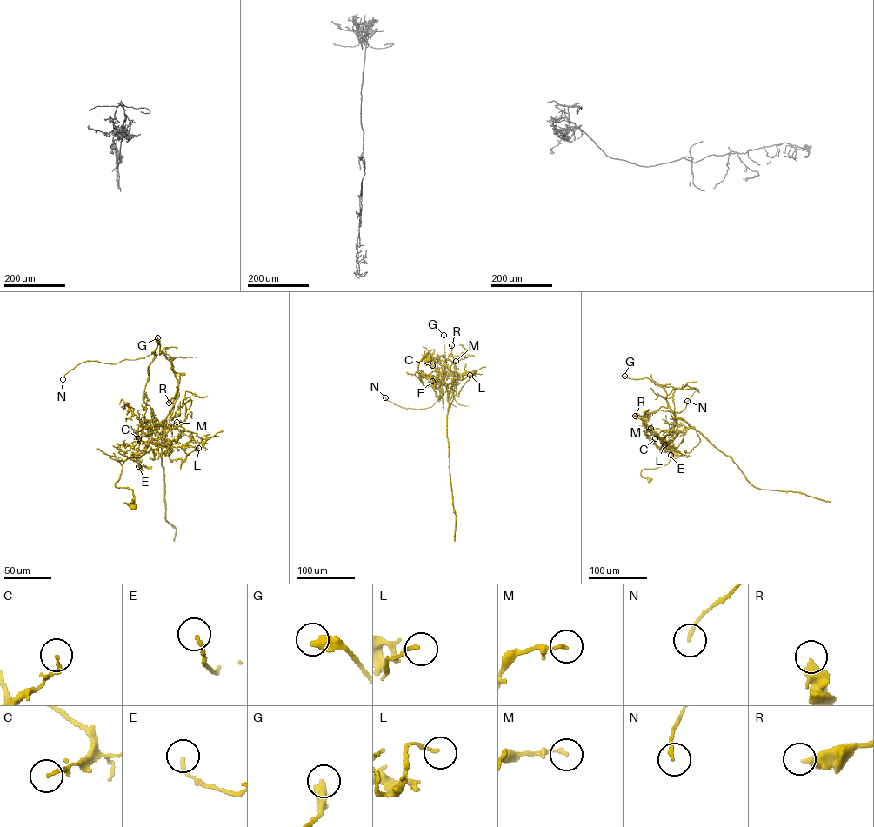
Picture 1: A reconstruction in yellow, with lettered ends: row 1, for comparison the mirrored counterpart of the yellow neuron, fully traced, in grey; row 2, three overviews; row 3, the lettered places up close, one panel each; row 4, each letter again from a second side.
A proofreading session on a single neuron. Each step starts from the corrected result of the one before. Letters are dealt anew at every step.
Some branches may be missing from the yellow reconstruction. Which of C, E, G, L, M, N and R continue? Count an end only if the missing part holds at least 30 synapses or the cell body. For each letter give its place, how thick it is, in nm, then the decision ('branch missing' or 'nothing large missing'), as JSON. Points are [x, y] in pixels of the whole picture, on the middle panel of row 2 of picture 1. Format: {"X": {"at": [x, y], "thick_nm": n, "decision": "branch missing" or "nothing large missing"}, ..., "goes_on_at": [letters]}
{"C": {"at": [432, 365], "thick_nm": 150, "decision": "nothing large missing"}, "E": {"at": [432, 381], "thick_nm": 140, "decision": "nothing large missing"}, "G": {"at": [443, 335], "thick_nm": 440, "decision": "nothing large missing"}, "L": {"at": [470, 375], "thick_nm": 150, "decision": "nothing large missing"}, "M": {"at": [456, 361], "thick_nm": 100, "decision": "nothing large missing"}, "N": {"at": [385, 397], "thick_nm": 140, "decision": "nothing large missing"}, "R": {"at": [451, 345], "thick_nm": 440, "decision": "nothing large missing"}, "goes_on_at": []}

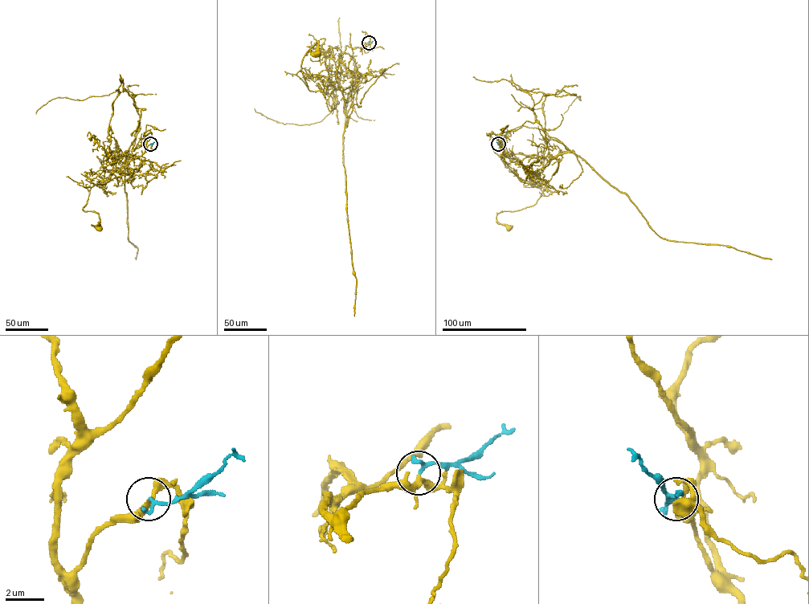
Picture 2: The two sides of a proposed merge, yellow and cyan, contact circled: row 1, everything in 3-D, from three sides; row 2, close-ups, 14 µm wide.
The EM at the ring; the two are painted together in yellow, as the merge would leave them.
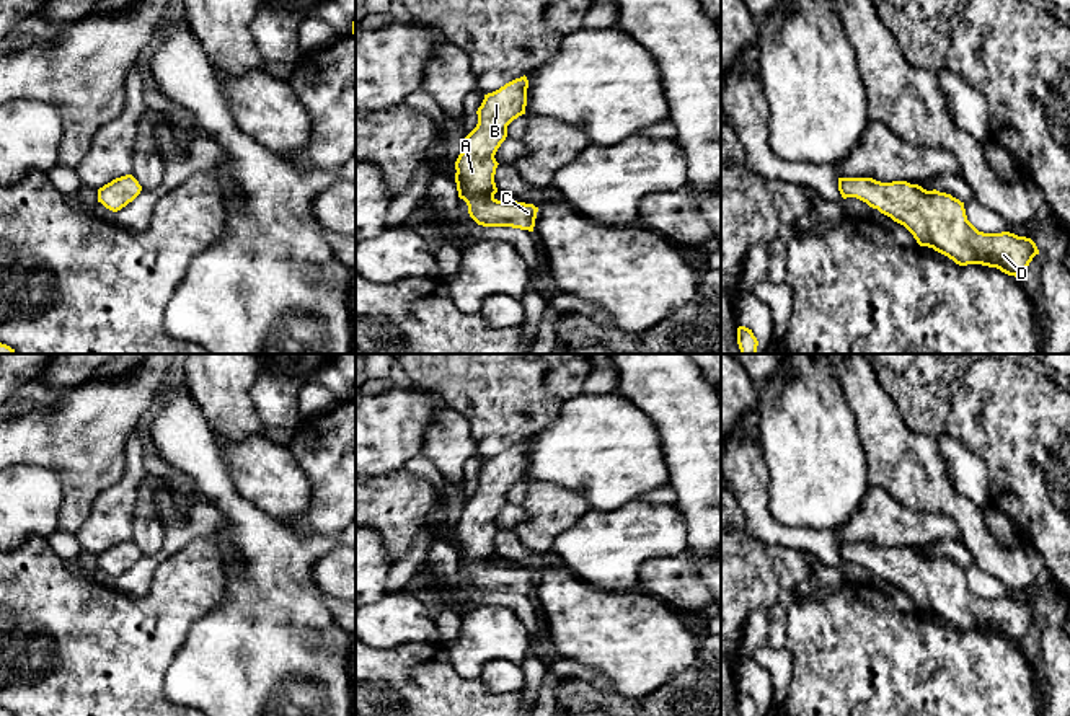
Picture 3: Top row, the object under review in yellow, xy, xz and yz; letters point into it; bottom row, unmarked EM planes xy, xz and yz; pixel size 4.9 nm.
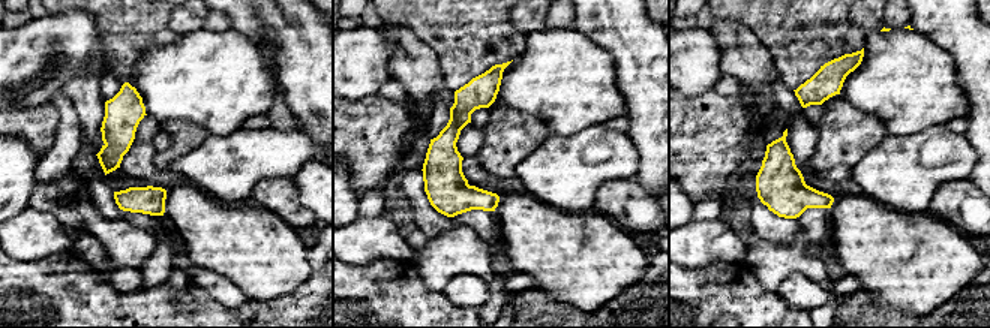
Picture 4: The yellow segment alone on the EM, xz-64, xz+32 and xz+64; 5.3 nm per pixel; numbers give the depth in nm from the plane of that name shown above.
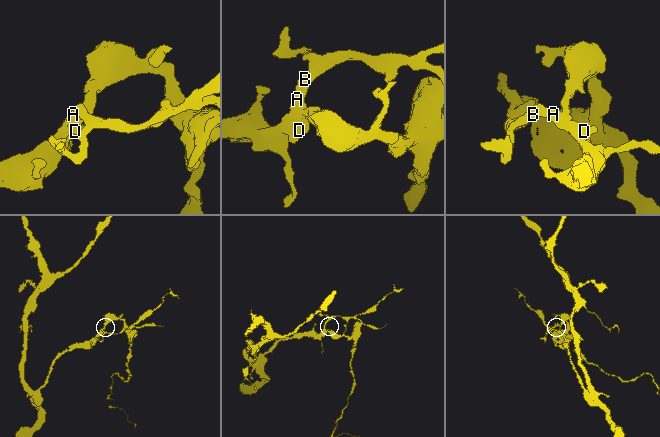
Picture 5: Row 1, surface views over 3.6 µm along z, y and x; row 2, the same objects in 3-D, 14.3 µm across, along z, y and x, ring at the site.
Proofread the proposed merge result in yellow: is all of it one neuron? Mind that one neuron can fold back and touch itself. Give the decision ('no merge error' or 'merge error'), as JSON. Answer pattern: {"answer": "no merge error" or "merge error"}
{"answer": "no merge error"}

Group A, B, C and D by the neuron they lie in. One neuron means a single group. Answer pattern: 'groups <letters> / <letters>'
groups A B C D

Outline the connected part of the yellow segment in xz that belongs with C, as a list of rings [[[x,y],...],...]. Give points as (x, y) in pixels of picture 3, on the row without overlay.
[[[527,442],[515,444],[484,460],[478,473],[478,489],[465,502],[455,527],[458,563],[468,571],[470,582],[483,592],[512,592],[533,597],[538,572],[517,566],[497,566],[494,540],[497,514],[507,502],[507,491],[525,480]]]

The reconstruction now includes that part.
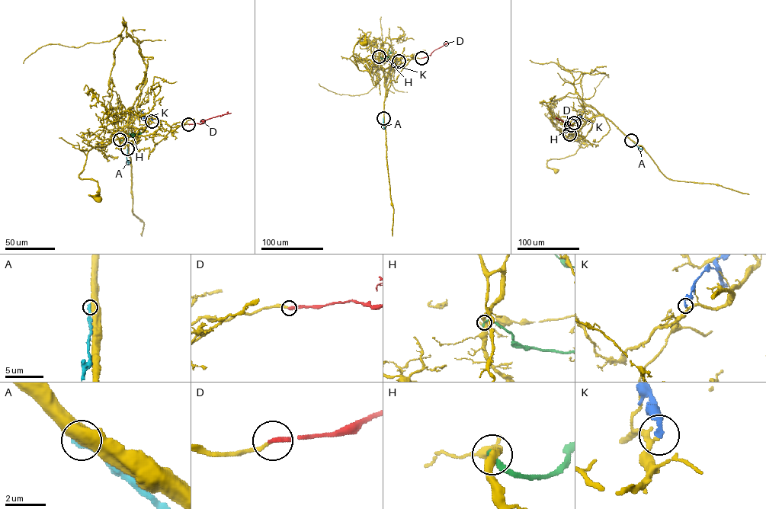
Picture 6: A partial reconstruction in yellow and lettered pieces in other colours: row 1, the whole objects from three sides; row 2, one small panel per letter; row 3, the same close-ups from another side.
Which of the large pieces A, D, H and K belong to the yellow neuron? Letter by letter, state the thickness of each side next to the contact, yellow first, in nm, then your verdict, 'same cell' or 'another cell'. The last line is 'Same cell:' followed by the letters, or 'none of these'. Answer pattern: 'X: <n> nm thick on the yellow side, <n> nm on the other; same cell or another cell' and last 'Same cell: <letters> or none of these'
A: 700 nm thick on the yellow side, 360 nm on the other; another cell
D: 160 nm thick on the yellow side, 240 nm on the other; same cell
H: 300 nm thick on the yellow side, 240 nm on the other; another cell
K: 200 nm thick on the yellow side, 240 nm on the other; another cell
Same cell: D

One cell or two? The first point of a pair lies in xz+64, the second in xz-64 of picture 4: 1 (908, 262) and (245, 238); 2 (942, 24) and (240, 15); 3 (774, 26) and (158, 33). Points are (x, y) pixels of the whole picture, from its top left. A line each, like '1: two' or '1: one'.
1: one
2: two
3: one

